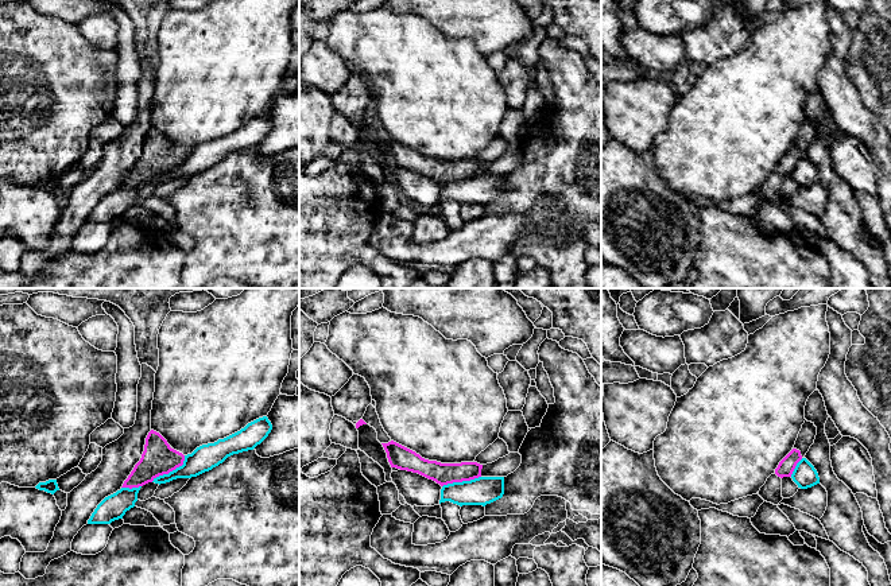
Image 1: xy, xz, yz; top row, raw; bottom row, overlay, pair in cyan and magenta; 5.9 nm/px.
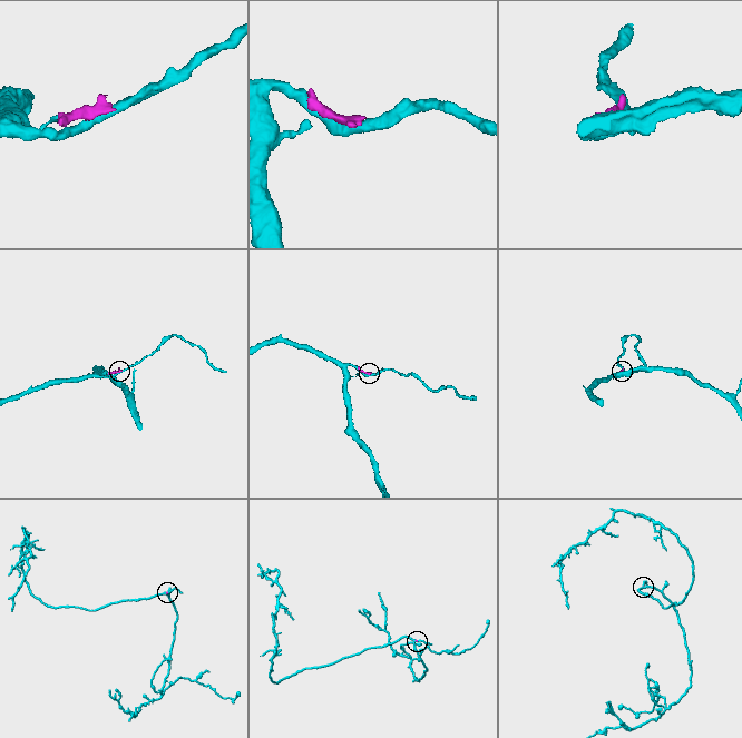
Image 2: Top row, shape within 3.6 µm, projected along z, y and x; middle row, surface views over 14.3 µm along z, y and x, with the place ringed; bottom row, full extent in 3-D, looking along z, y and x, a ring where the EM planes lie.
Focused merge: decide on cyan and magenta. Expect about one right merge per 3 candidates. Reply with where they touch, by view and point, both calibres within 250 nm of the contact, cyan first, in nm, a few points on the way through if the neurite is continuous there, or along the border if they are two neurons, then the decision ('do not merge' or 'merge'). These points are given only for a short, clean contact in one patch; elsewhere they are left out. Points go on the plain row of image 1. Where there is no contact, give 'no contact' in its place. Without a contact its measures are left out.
contact xy (170, 170); calibres 160 and 200 nm; border xy (185, 154), (181, 163), (157, 174), (151, 179); do not merge

